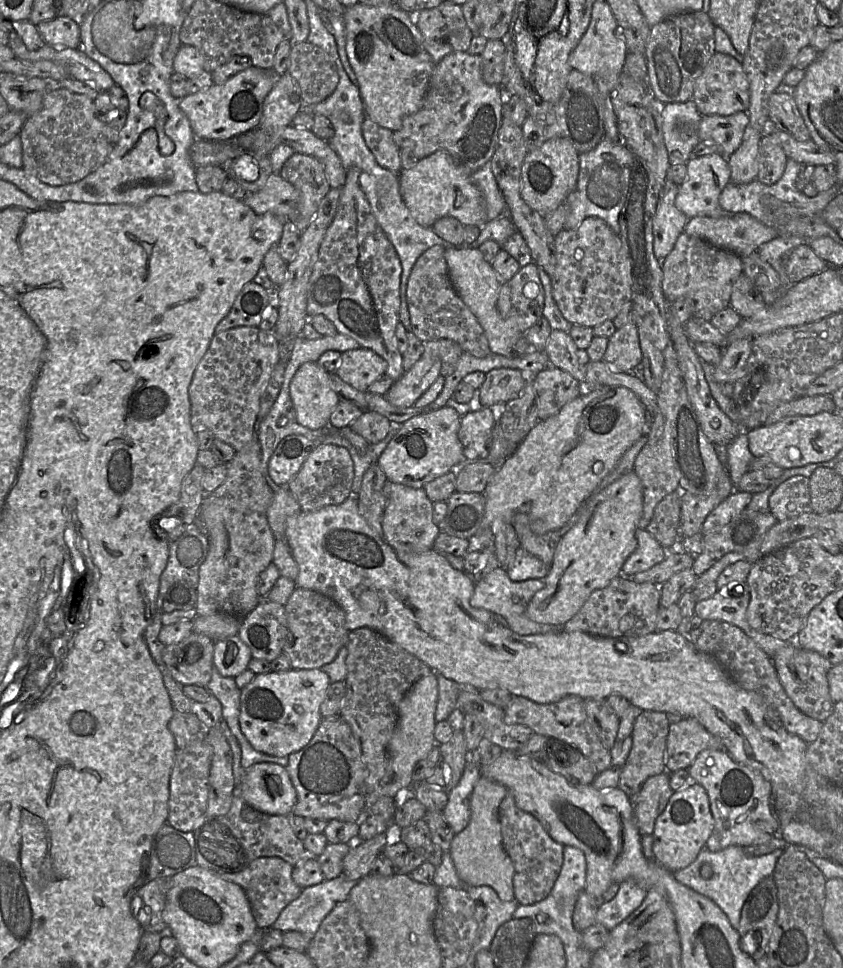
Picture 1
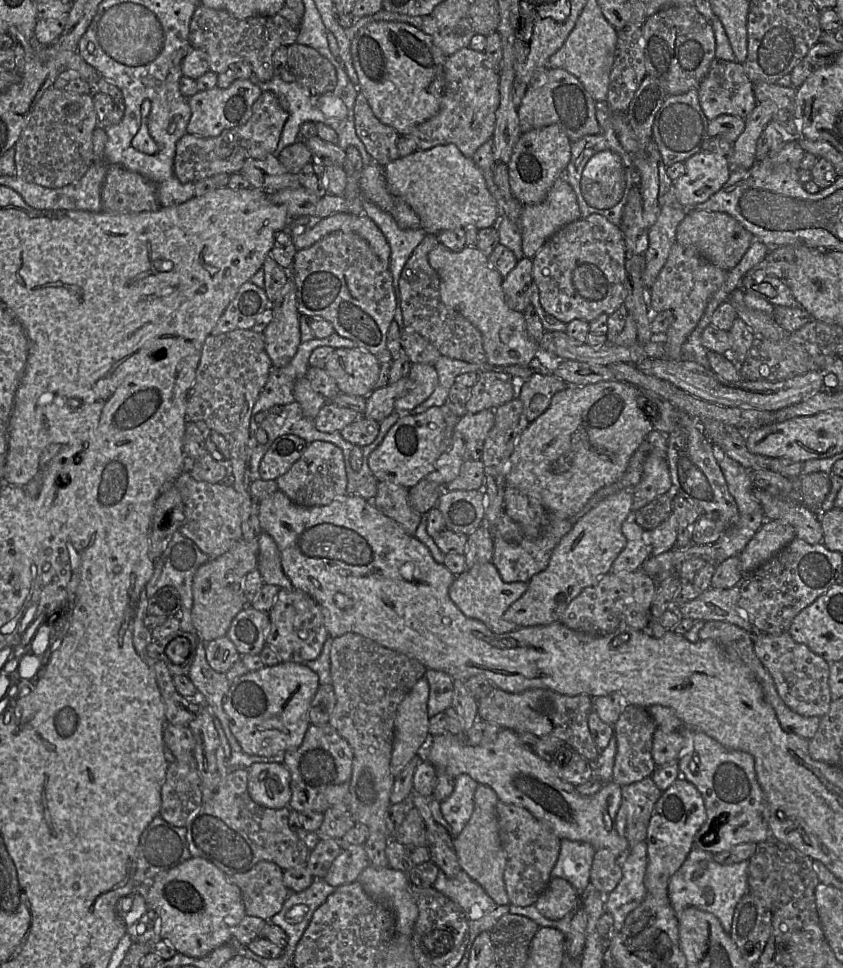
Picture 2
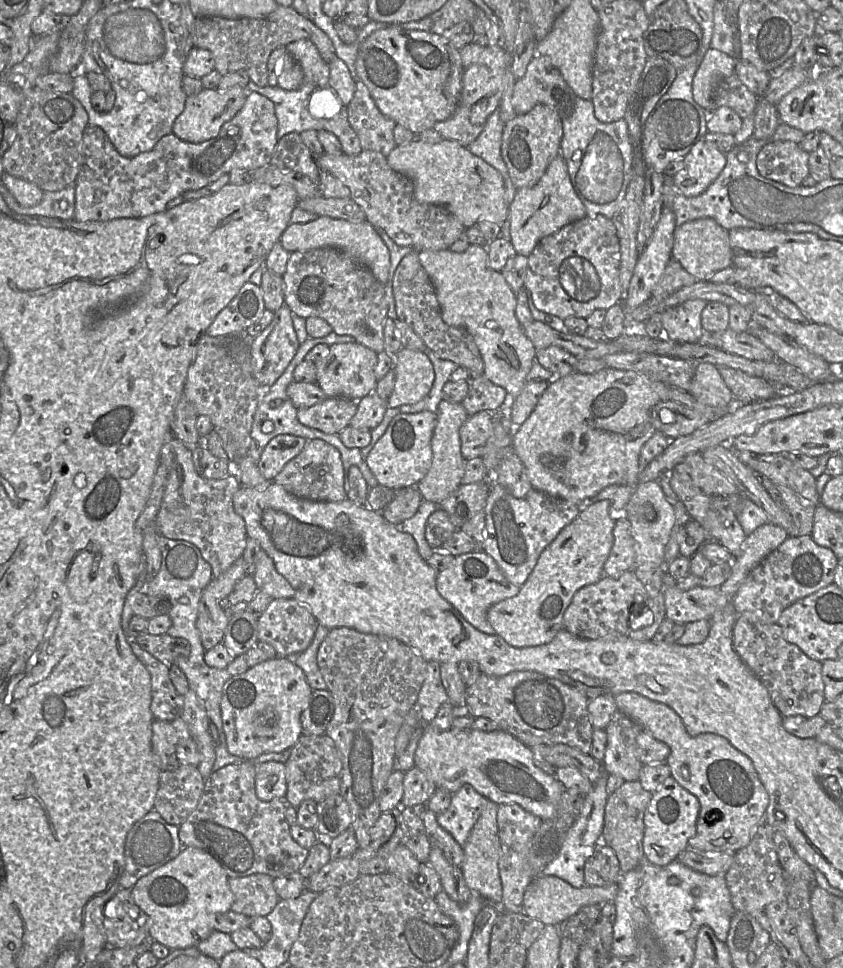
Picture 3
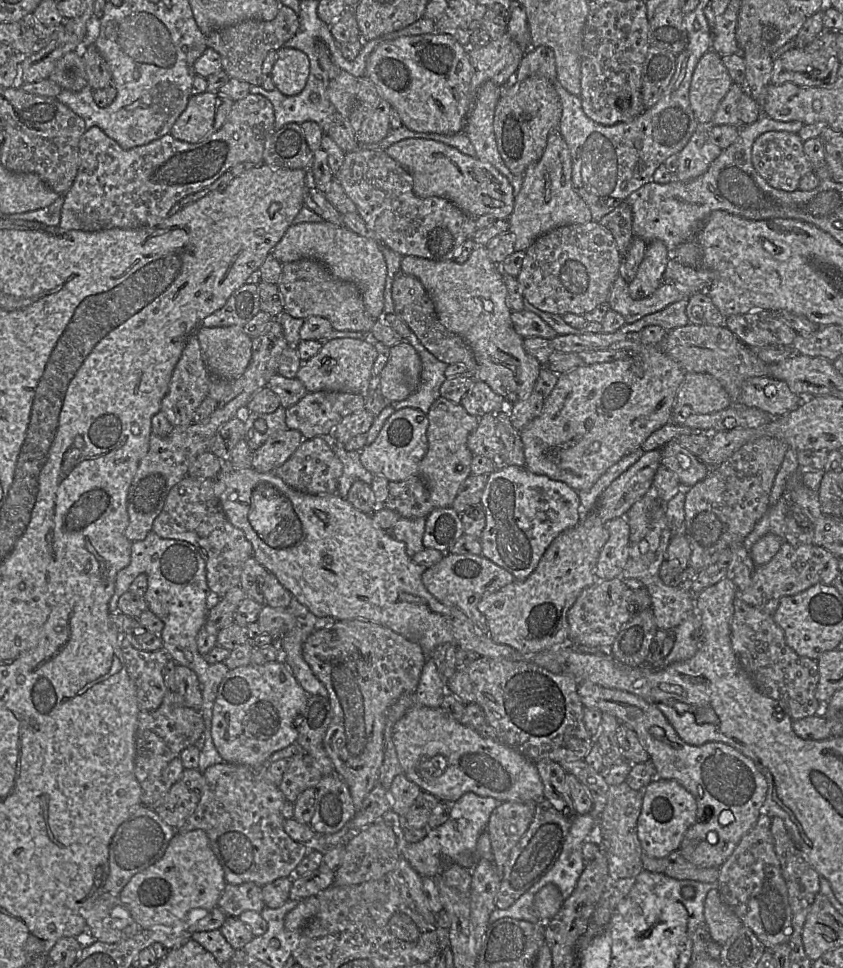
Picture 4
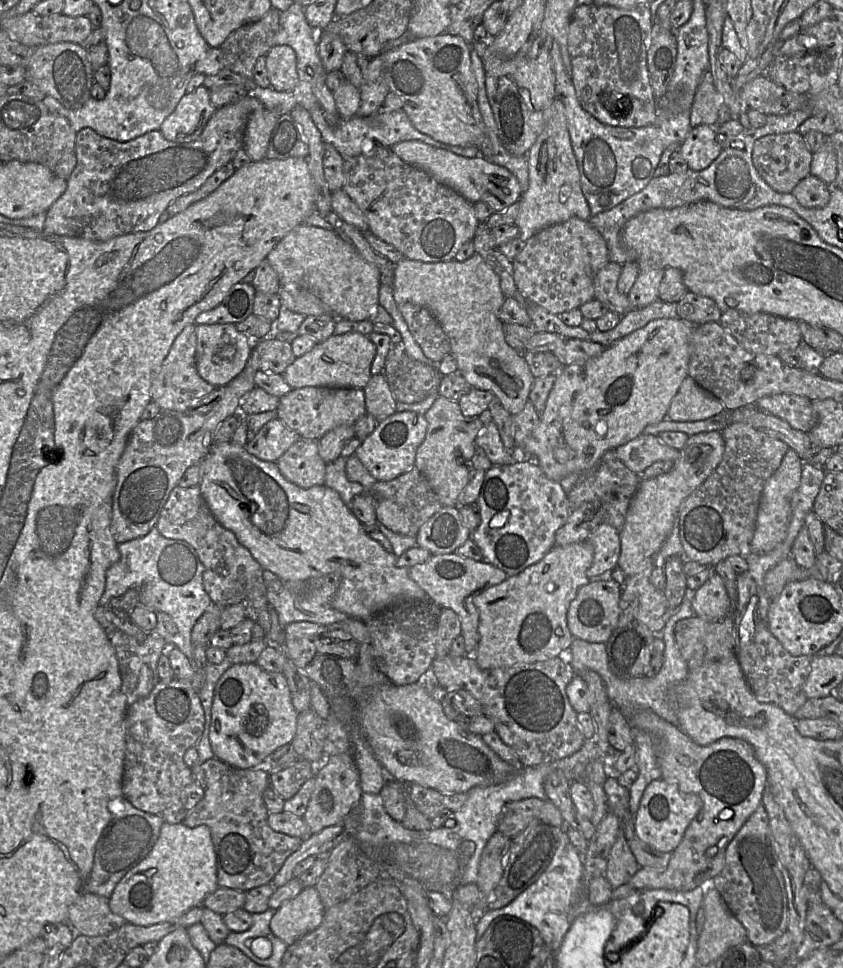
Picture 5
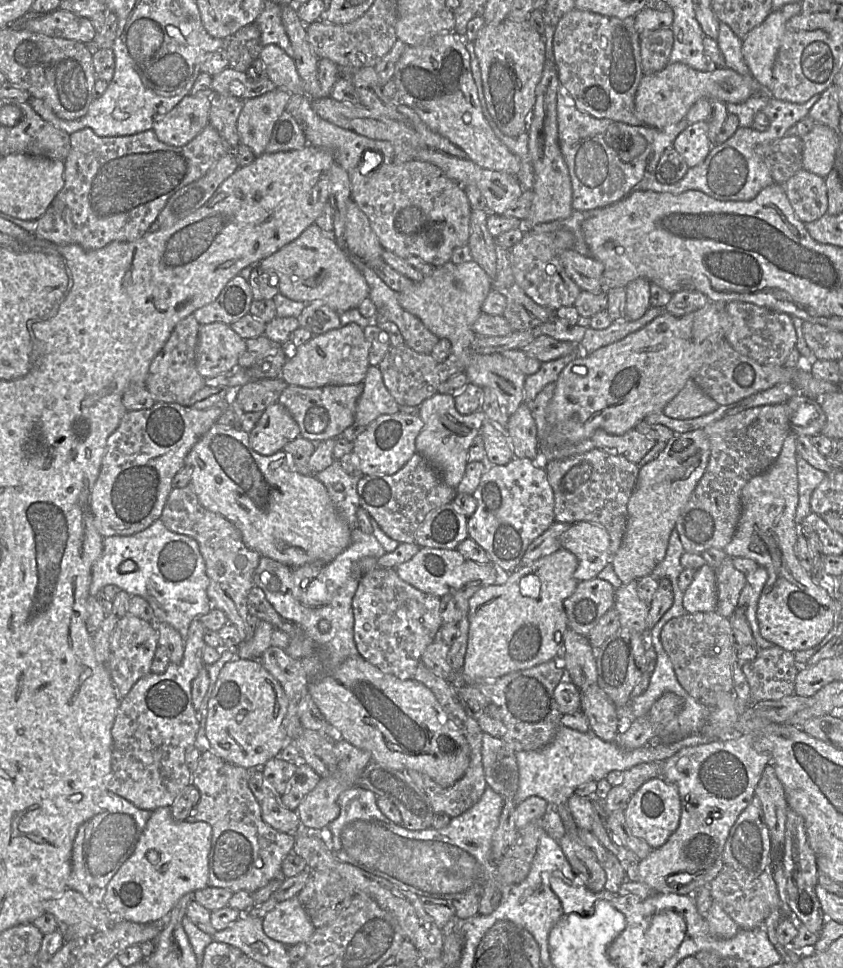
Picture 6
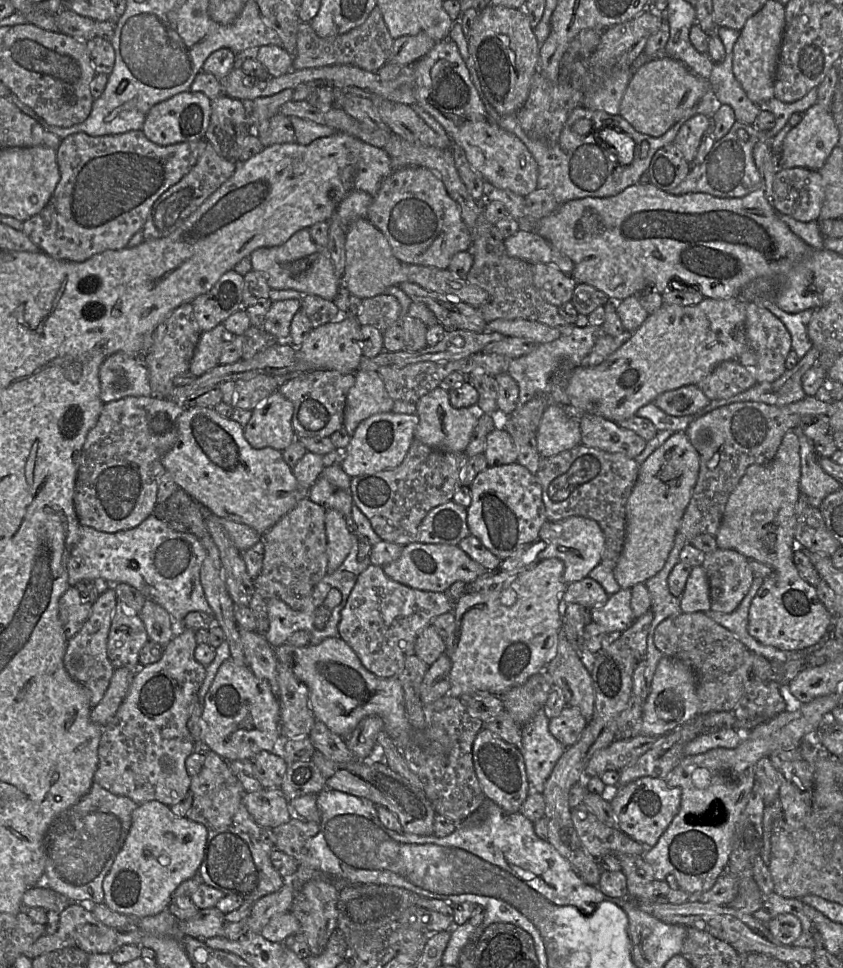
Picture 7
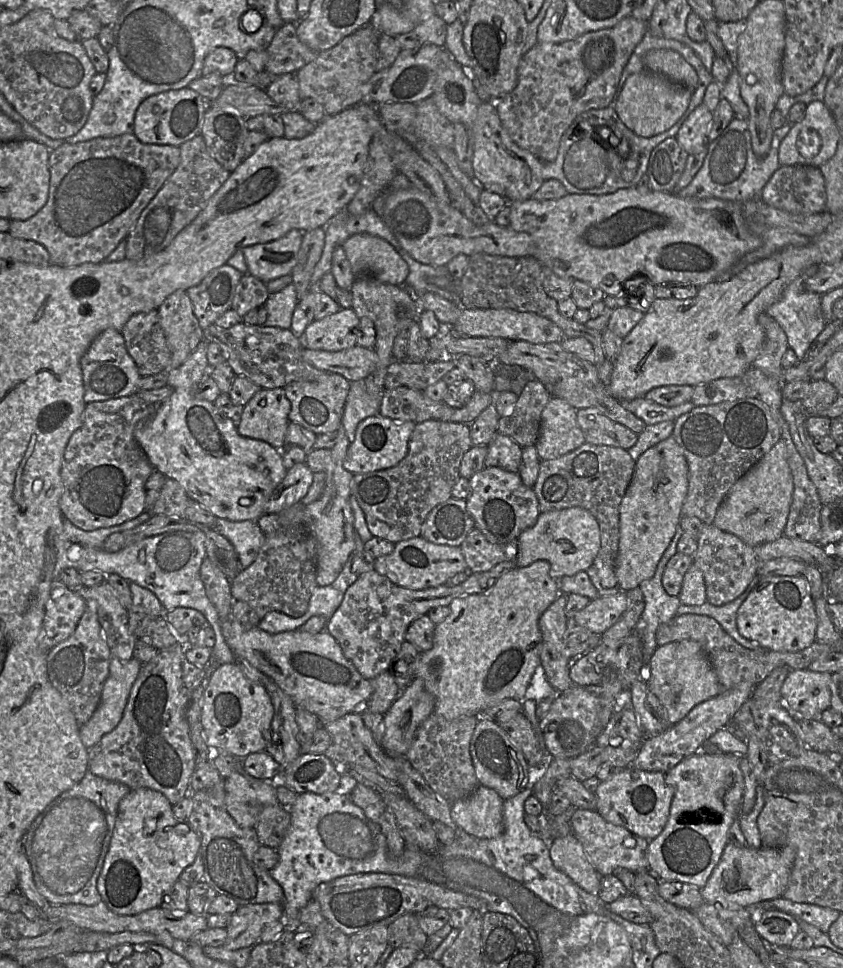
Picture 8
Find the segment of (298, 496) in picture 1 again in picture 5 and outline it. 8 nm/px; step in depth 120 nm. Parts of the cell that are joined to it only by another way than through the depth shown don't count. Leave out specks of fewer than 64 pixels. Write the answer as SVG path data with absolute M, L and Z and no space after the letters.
M298 439L275 462L289 482L307 489L324 485L326 463L319 456L318 440Z

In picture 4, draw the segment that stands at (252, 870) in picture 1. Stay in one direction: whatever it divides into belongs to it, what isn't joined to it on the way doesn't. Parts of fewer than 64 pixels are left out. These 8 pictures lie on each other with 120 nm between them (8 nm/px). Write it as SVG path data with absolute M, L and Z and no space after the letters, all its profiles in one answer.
M247 882L240 885L226 884L217 907L228 917L237 917L245 911L262 912L265 903L262 887Z

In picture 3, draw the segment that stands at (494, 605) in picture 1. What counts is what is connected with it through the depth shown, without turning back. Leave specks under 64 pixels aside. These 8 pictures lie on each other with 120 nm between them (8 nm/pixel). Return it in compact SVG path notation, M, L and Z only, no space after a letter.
M482 550L454 557L448 568L438 572L436 588L441 597L467 622L488 635L495 635L495 630L487 620L488 610L494 604L516 596L520 591L520 587L510 583L496 562Z

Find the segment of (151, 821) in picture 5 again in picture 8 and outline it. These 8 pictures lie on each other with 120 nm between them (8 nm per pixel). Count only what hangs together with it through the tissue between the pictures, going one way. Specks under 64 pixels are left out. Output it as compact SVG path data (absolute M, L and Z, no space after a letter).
M87 771L84 779L54 799L21 839L37 890L50 904L94 905L102 900L97 880L115 827L118 806L130 788Z

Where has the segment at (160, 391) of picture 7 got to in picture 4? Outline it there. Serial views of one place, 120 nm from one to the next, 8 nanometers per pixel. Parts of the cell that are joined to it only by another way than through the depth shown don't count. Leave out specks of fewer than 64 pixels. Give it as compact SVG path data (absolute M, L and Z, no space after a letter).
M193 335L188 339L182 351L173 370L168 391L161 402L160 410L174 427L193 424L194 412L208 396L211 377L203 361L198 338Z

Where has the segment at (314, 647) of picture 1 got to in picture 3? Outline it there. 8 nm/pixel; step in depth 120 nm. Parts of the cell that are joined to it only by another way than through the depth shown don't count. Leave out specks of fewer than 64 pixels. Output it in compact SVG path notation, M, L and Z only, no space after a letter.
M295 598L273 599L258 616L258 639L272 645L278 657L305 651L313 641L319 622Z

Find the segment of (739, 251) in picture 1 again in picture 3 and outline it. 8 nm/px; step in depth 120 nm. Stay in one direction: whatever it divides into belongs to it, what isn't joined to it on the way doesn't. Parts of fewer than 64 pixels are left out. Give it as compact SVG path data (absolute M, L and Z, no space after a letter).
M708 217L691 220L677 226L674 232L672 258L698 281L710 281L716 272L732 266L729 230Z

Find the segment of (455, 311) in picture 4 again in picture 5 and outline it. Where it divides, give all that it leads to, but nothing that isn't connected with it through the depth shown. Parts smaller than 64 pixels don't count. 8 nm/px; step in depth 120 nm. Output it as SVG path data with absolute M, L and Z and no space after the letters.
M475 252L470 258L468 258L463 262L457 262L453 259L447 262L425 263L421 261L413 261L403 258L401 261L395 264L394 282L392 287L393 287L394 300L397 305L402 303L415 304L426 308L434 316L434 318L437 320L444 334L447 336L449 340L451 346L451 353L453 354L457 363L457 371L465 378L465 380L472 388L491 392L495 396L495 399L512 416L518 414L524 408L525 404L529 400L529 394L533 387L535 378L531 373L531 370L527 362L525 361L523 354L510 347L505 341L505 336L503 331L504 324L501 322L501 320L498 317L499 311L503 305L505 297L502 294L500 288L499 278L493 272L493 270L486 264L486 262L484 261L481 255Z

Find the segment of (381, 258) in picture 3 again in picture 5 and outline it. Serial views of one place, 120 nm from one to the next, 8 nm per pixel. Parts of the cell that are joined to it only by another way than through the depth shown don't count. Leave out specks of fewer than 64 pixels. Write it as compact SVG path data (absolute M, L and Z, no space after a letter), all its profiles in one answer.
M303 223L280 240L269 252L266 260L277 273L280 284L296 283L312 292L331 309L336 318L356 322L368 320L379 305L380 270L364 260L350 243L334 231Z

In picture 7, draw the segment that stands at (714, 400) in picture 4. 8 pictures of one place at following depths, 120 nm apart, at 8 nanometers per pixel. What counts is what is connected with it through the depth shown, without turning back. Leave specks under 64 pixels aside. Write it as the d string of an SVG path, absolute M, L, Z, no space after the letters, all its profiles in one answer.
M690 384L661 393L652 403L671 416L681 417L698 412L710 401L697 385Z

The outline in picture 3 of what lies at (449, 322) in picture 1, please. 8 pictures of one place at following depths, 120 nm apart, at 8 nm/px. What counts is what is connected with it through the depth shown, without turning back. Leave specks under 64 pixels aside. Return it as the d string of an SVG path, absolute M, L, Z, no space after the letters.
M413 250L399 263L393 279L393 295L397 319L407 324L424 344L442 360L451 361L469 371L470 380L484 373L484 362L473 336L464 328L447 325L441 316L435 287L419 261L419 252Z

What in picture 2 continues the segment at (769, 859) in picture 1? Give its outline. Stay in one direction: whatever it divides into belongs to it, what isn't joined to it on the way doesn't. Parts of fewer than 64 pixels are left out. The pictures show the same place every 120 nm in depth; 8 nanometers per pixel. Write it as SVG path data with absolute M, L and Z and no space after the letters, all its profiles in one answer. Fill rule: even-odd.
M693 848L683 865L671 877L668 884L668 896L678 918L686 908L696 907L715 915L724 931L730 933L736 906L742 897L749 892L749 862L744 860L730 865L721 865L715 862L713 858L714 854ZM706 889L713 892L713 902L711 903L704 896Z

